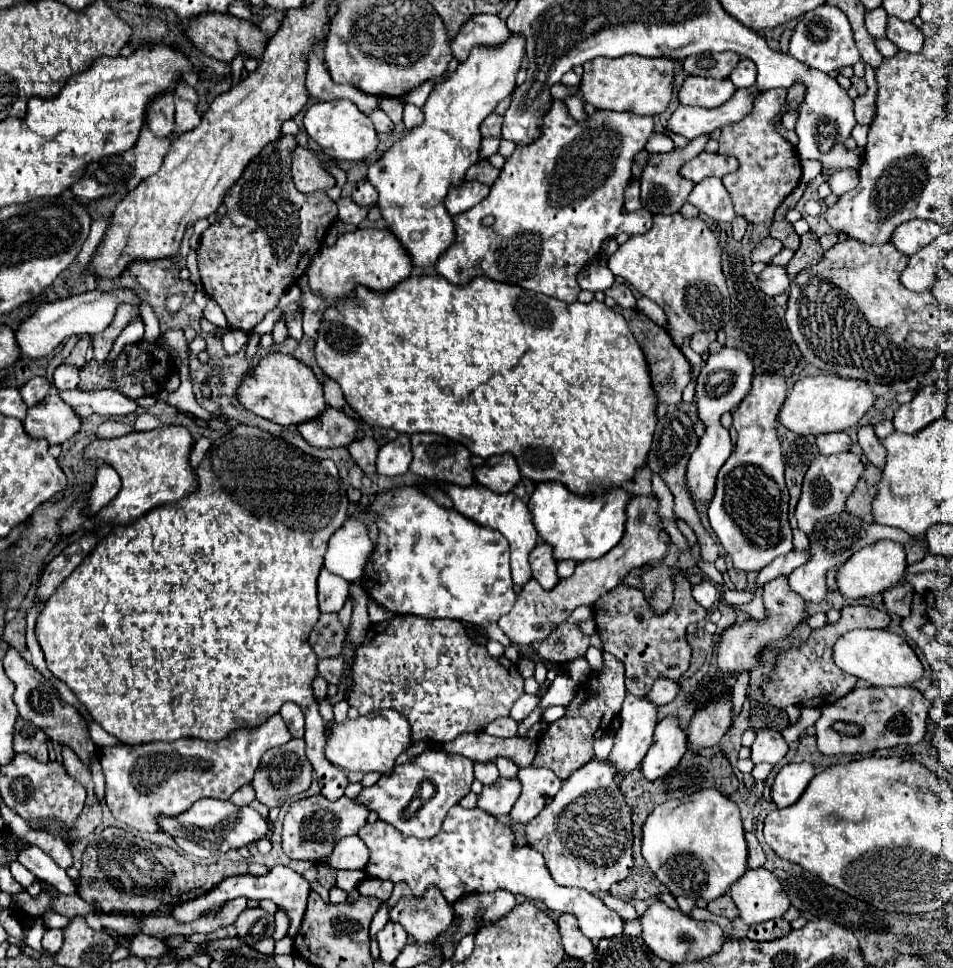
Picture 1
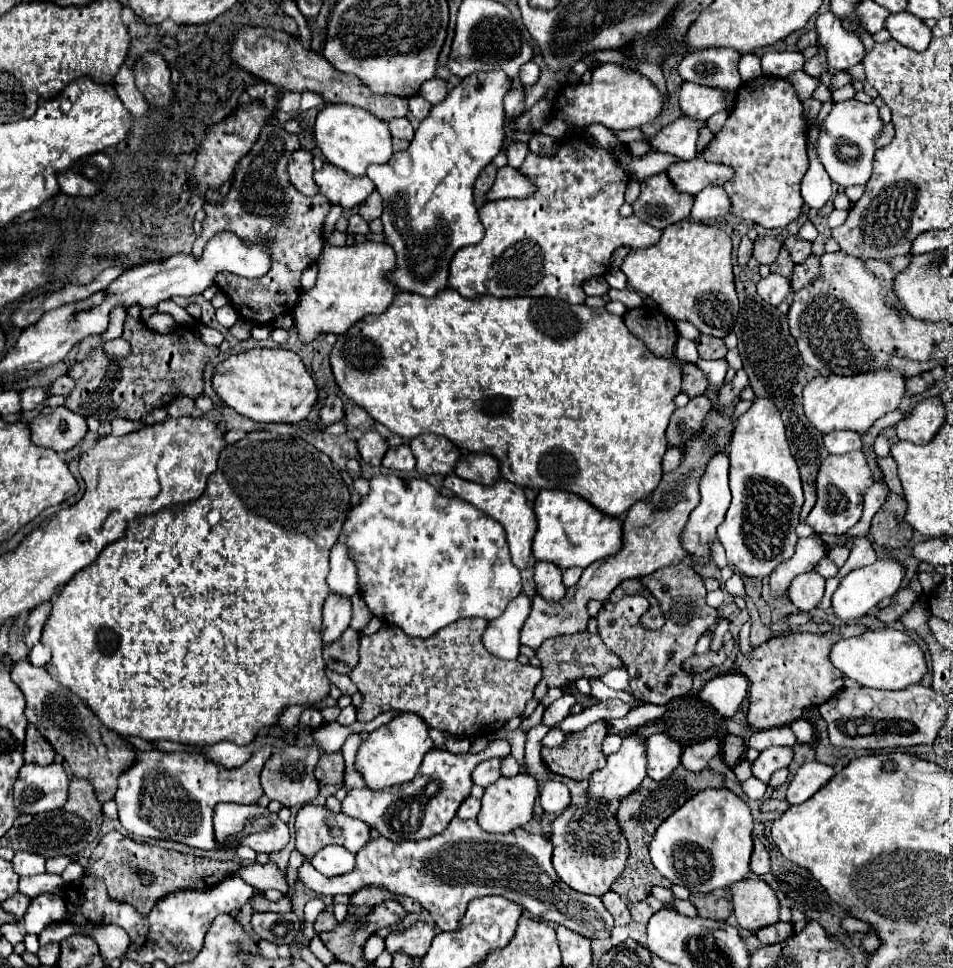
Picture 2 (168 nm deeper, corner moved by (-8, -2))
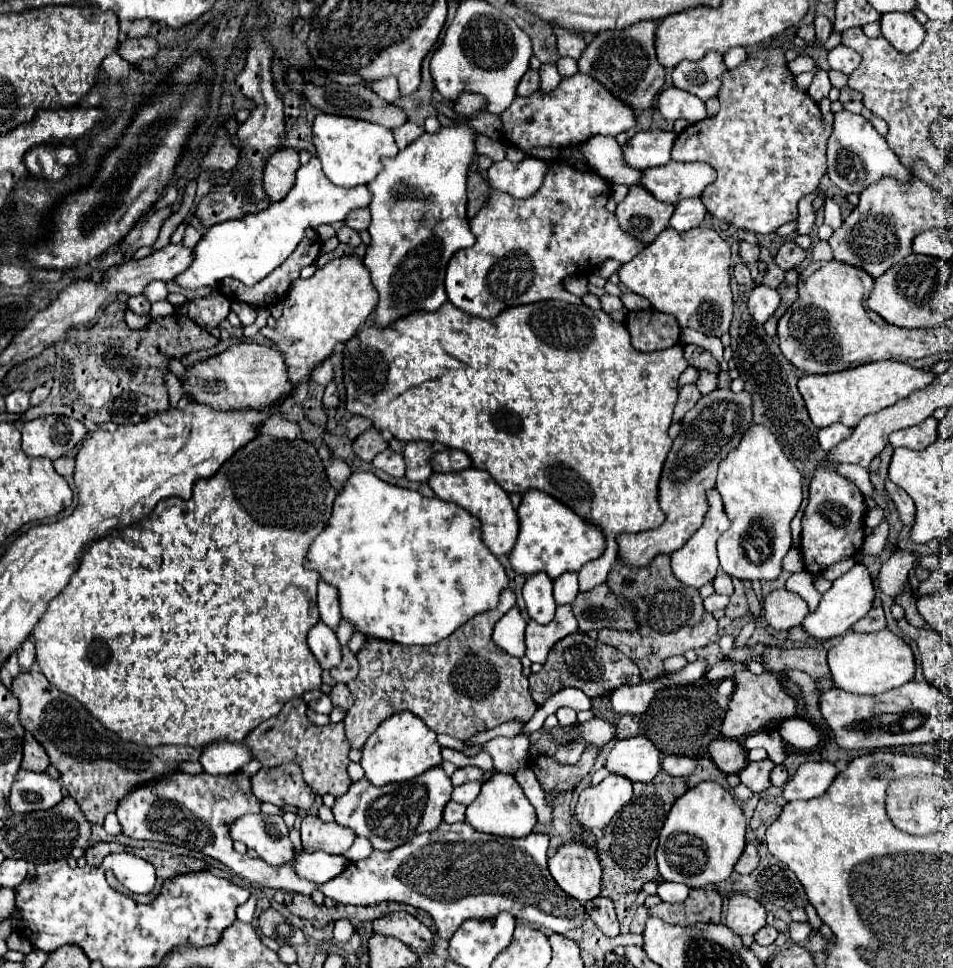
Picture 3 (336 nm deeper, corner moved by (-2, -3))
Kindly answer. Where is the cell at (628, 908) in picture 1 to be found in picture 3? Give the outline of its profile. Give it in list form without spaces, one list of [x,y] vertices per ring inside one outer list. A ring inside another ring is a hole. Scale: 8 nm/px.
[[[596,897],[594,901],[588,901],[584,907],[588,911],[588,917],[596,923],[596,927],[604,935],[616,937],[620,933],[620,923],[616,919],[614,905],[610,905],[610,901],[606,901],[606,897]]]

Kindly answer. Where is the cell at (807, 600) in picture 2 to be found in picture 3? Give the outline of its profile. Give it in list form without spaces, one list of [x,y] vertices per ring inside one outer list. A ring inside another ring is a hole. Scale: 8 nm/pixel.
[[[776,589],[764,597],[764,619],[774,631],[788,631],[806,617],[806,601],[788,589]]]

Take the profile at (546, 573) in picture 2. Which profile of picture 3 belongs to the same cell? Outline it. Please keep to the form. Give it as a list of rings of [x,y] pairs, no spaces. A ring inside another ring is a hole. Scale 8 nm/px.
[[[536,573],[534,577],[526,579],[522,597],[530,619],[534,619],[540,625],[546,625],[554,619],[556,603],[552,597],[552,581],[544,573]]]

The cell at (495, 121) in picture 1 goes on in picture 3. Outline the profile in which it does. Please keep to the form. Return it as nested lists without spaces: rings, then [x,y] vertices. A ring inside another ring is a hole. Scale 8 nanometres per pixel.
[[[528,69],[526,75],[522,77],[520,85],[518,85],[518,95],[520,95],[520,97],[526,97],[526,95],[538,91],[538,89],[540,89],[540,75],[538,75],[538,71]]]

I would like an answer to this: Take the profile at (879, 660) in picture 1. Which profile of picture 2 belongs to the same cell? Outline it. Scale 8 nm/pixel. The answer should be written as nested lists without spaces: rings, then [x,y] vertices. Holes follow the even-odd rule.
[[[894,628],[884,630],[868,630],[860,636],[852,636],[836,642],[830,652],[832,664],[844,672],[846,678],[856,680],[868,688],[884,688],[884,690],[902,690],[910,684],[916,684],[928,672],[924,652],[920,646],[906,634]]]

